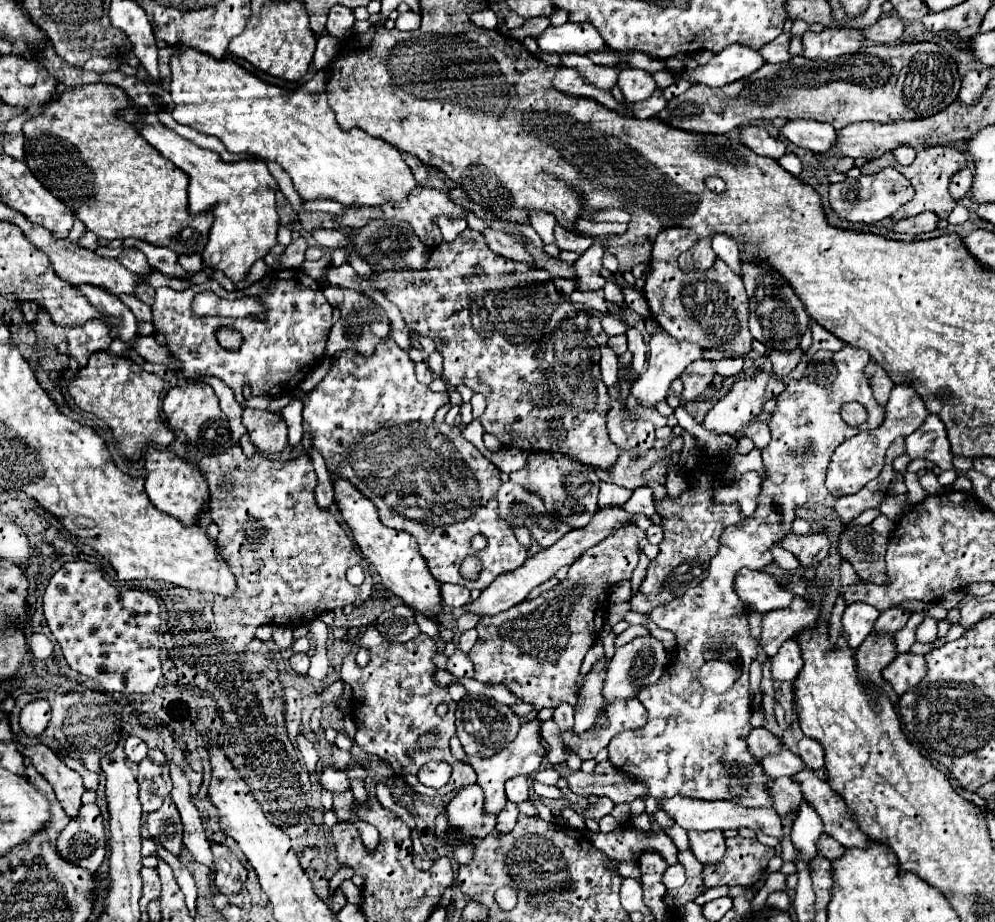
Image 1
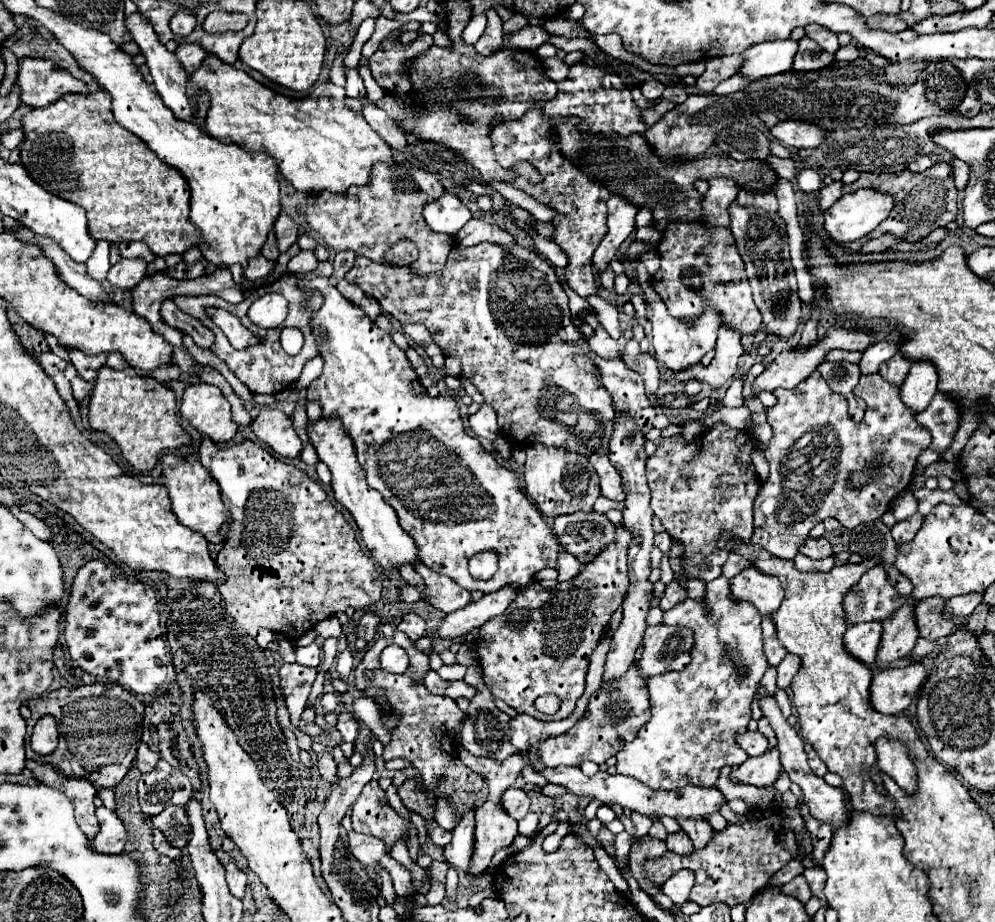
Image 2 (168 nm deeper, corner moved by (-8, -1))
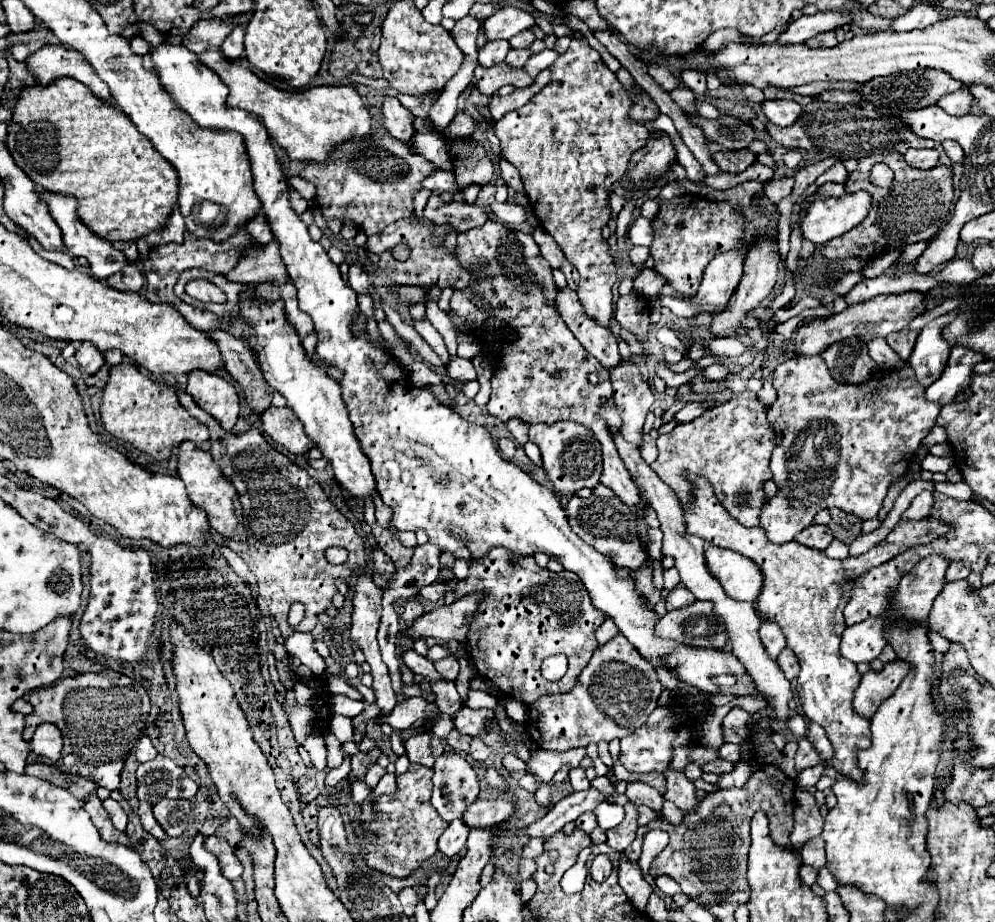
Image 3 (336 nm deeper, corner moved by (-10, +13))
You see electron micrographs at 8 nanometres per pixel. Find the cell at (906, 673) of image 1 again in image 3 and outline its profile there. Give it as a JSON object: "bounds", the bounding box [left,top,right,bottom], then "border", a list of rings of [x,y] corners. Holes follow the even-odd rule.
{"bounds":[853,660,911,718],"border":[[[899,660],[887,664],[881,672],[869,670],[861,678],[859,688],[855,690],[855,698],[853,698],[855,712],[863,718],[871,718],[875,714],[875,710],[879,708],[879,704],[897,690],[897,686],[901,684],[903,676],[907,676],[909,670],[911,670],[911,666],[907,666],[907,662],[899,662]]]}

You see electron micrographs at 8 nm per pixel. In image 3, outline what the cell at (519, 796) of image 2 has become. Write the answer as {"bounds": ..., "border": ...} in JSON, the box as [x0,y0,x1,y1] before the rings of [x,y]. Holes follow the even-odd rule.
{"bounds":[463,794,515,828],"border":[[[509,794],[497,796],[495,800],[475,800],[463,814],[463,824],[467,828],[491,828],[507,820],[515,810],[515,802]]]}

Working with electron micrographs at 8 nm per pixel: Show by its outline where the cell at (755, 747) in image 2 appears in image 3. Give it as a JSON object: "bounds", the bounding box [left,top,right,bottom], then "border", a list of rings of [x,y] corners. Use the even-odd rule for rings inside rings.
{"bounds":[723,708,751,728],"border":[[[733,708],[733,710],[723,718],[723,726],[725,726],[725,728],[741,728],[741,726],[747,724],[749,716],[751,716],[751,714],[745,712],[745,710],[741,710],[741,708]]]}

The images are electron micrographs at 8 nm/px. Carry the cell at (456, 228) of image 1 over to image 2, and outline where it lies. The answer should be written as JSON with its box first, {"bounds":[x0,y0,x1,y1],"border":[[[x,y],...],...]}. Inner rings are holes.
{"bounds":[425,192,471,236],"border":[[[445,192],[445,196],[429,208],[425,208],[425,220],[431,230],[445,232],[451,236],[457,236],[457,232],[471,220],[471,212],[461,204],[461,200],[455,194]]]}

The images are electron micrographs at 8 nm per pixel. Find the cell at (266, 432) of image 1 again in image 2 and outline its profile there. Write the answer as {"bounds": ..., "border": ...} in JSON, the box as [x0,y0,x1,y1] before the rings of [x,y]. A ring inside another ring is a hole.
{"bounds":[251,408,303,458],"border":[[[263,408],[259,416],[253,418],[251,430],[263,444],[267,444],[275,454],[283,458],[295,458],[303,448],[291,426],[291,418],[281,410]]]}

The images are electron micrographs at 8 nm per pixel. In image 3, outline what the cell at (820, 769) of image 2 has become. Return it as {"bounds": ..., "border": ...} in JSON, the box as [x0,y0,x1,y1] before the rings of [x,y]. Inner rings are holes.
{"bounds":[795,738,819,774],"border":[[[801,738],[801,740],[799,740],[799,750],[797,750],[797,754],[795,754],[795,768],[797,768],[797,774],[803,772],[805,768],[817,766],[817,764],[819,764],[817,750],[811,746],[811,742],[807,742],[807,738]]]}

